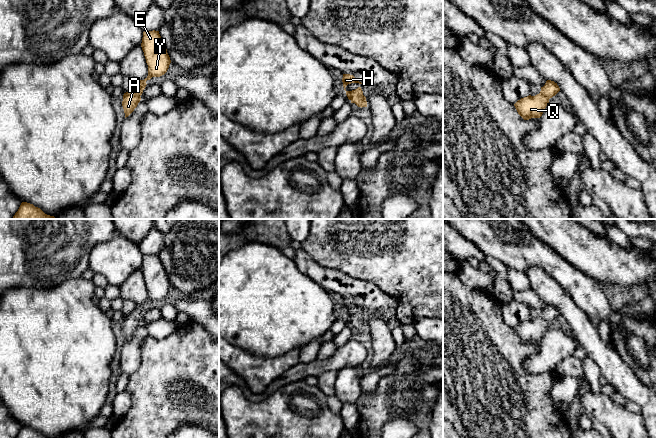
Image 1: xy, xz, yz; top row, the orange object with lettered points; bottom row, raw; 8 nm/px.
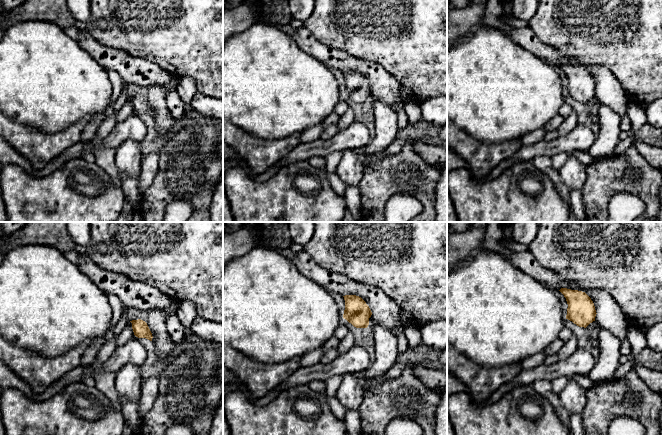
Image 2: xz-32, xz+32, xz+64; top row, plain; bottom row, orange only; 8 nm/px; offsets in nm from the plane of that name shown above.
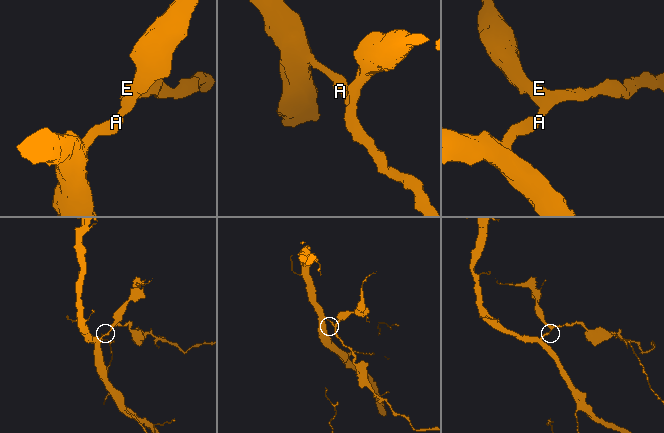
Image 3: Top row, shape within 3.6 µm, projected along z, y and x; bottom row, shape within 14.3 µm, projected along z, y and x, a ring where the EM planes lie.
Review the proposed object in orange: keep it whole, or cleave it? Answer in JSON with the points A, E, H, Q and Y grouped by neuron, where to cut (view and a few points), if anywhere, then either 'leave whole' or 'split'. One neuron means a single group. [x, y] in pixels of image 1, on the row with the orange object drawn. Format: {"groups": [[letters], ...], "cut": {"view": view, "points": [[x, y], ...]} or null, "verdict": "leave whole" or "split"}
{"groups": [["A", "E", "H", "Q", "Y"]], "cut": null, "verdict": "leave whole"}

